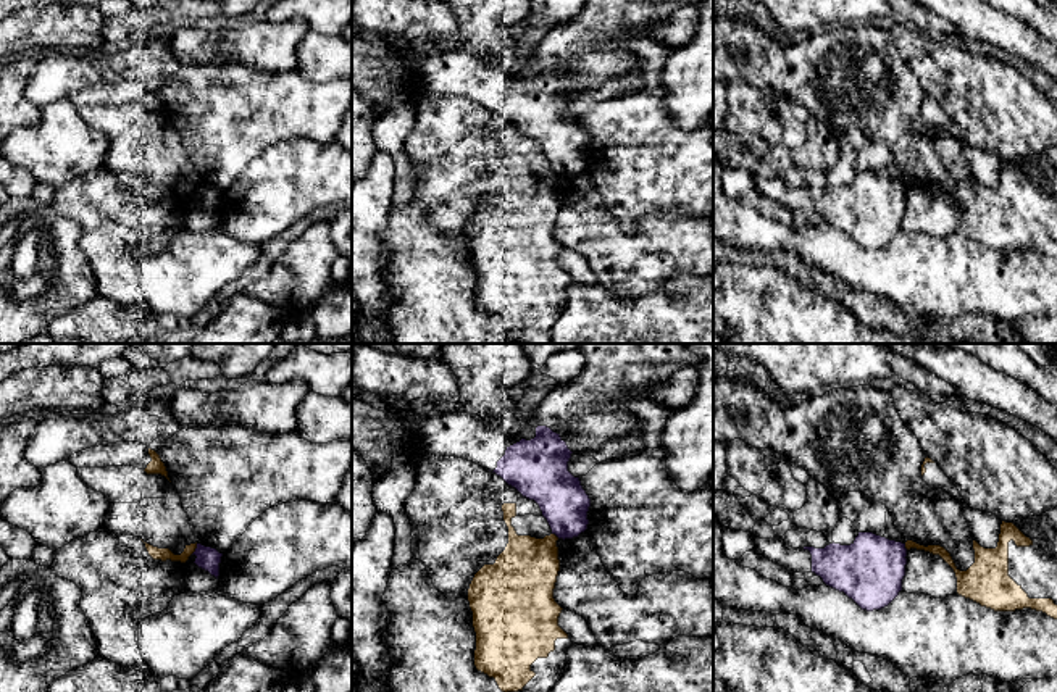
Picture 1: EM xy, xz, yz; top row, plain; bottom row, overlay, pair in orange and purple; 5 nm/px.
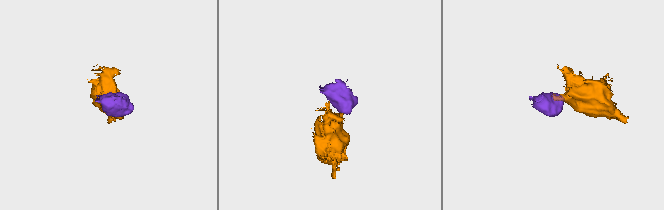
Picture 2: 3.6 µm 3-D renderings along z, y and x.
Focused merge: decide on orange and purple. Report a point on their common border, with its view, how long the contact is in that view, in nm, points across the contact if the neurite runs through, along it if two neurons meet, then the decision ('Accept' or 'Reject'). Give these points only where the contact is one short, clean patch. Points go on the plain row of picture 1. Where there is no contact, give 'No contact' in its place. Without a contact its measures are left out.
Touches orange at xy (196, 186). Shared border 70 nm. Boundary: xy (197, 183), (191, 192). Reject

